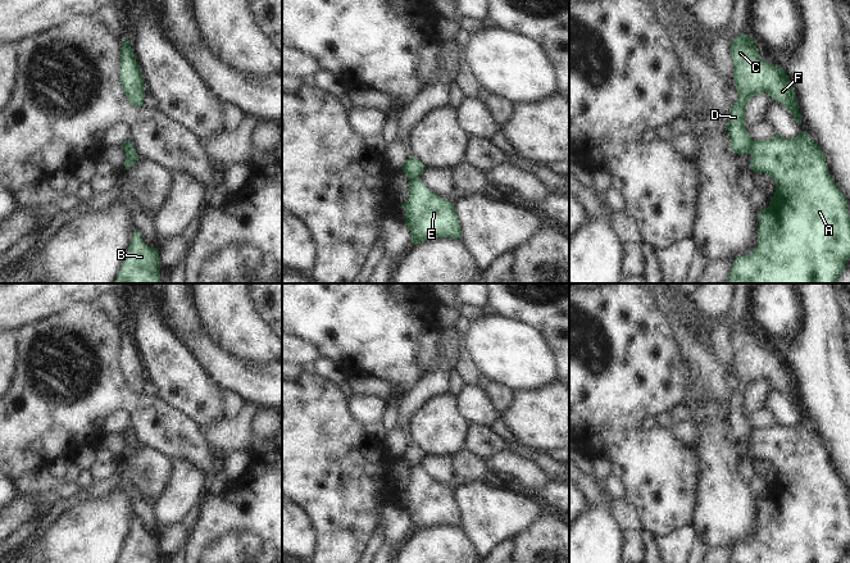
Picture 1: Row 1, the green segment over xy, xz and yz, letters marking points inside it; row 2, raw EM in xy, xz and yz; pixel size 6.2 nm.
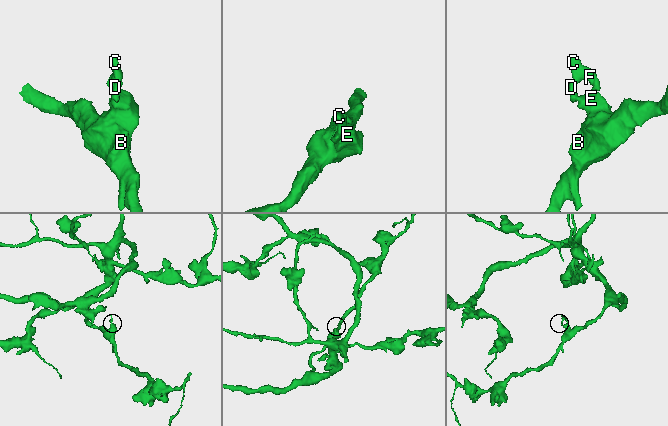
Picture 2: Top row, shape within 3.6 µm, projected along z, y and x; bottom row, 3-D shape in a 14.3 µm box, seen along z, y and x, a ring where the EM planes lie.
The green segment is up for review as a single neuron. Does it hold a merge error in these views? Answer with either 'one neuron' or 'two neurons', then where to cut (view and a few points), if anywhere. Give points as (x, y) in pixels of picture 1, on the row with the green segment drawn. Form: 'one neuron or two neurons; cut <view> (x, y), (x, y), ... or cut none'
two neurons; cut yz (753, 141), (749, 153)

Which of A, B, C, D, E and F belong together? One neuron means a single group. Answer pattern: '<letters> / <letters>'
A B E / C D F

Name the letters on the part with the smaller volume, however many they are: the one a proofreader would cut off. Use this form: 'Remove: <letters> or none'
Remove: C, D, F

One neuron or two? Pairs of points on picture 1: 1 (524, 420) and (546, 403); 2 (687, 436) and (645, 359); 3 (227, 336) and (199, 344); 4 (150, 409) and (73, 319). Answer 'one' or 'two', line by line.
1: one
2: two
3: two
4: one

